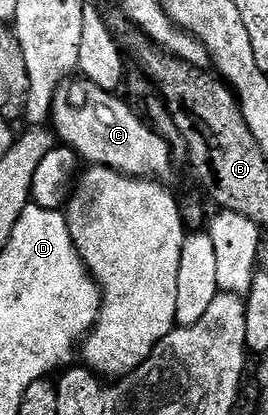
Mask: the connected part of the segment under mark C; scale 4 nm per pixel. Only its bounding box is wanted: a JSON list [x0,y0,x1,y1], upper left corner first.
[51,77,175,181]

